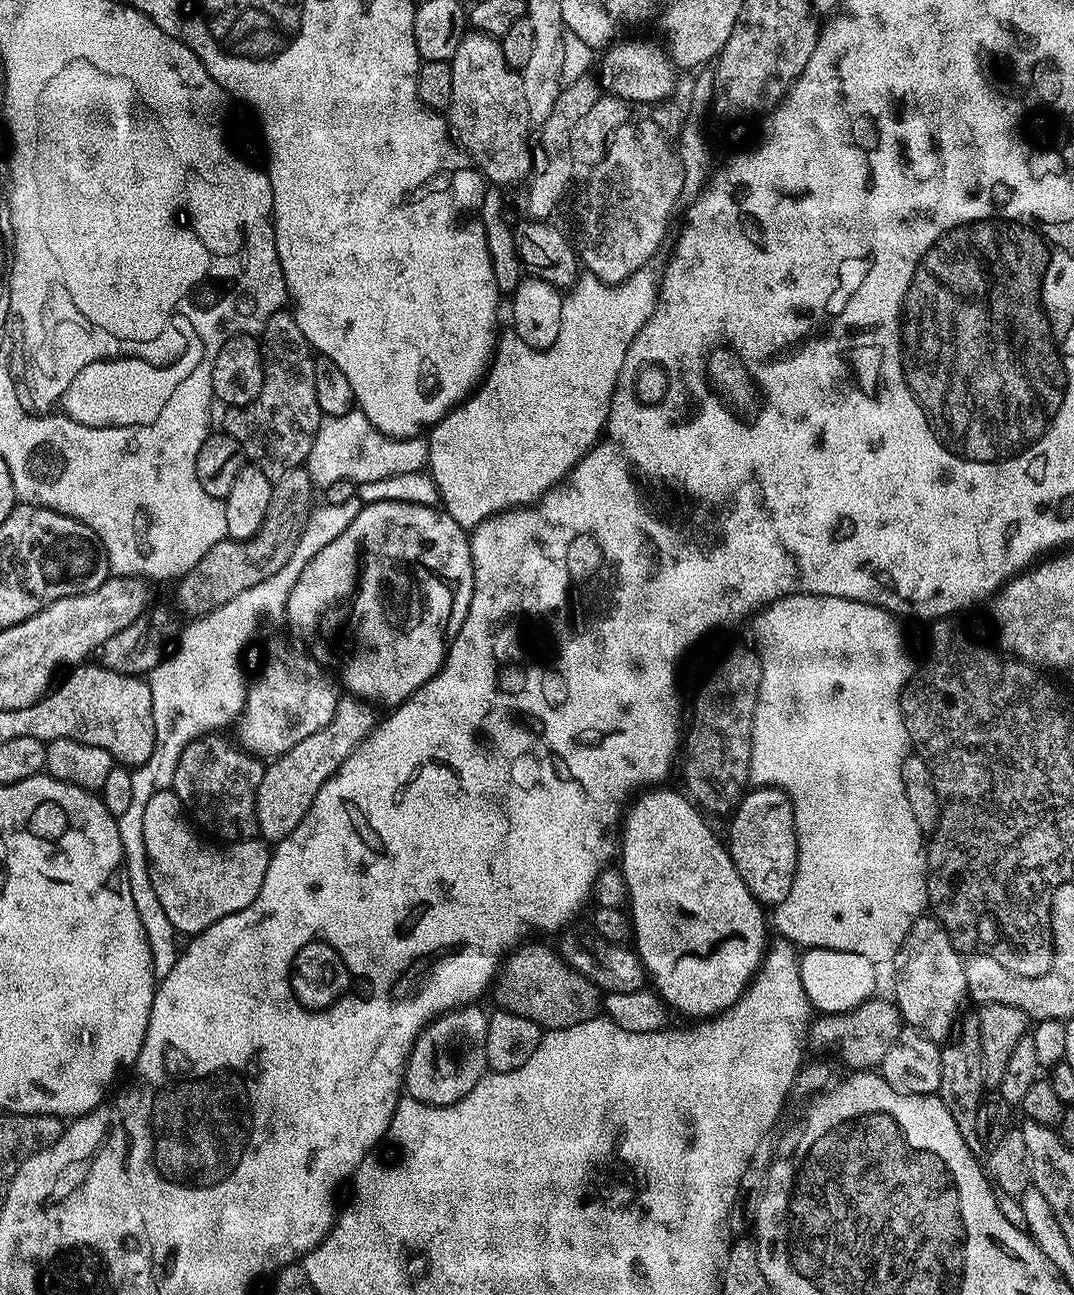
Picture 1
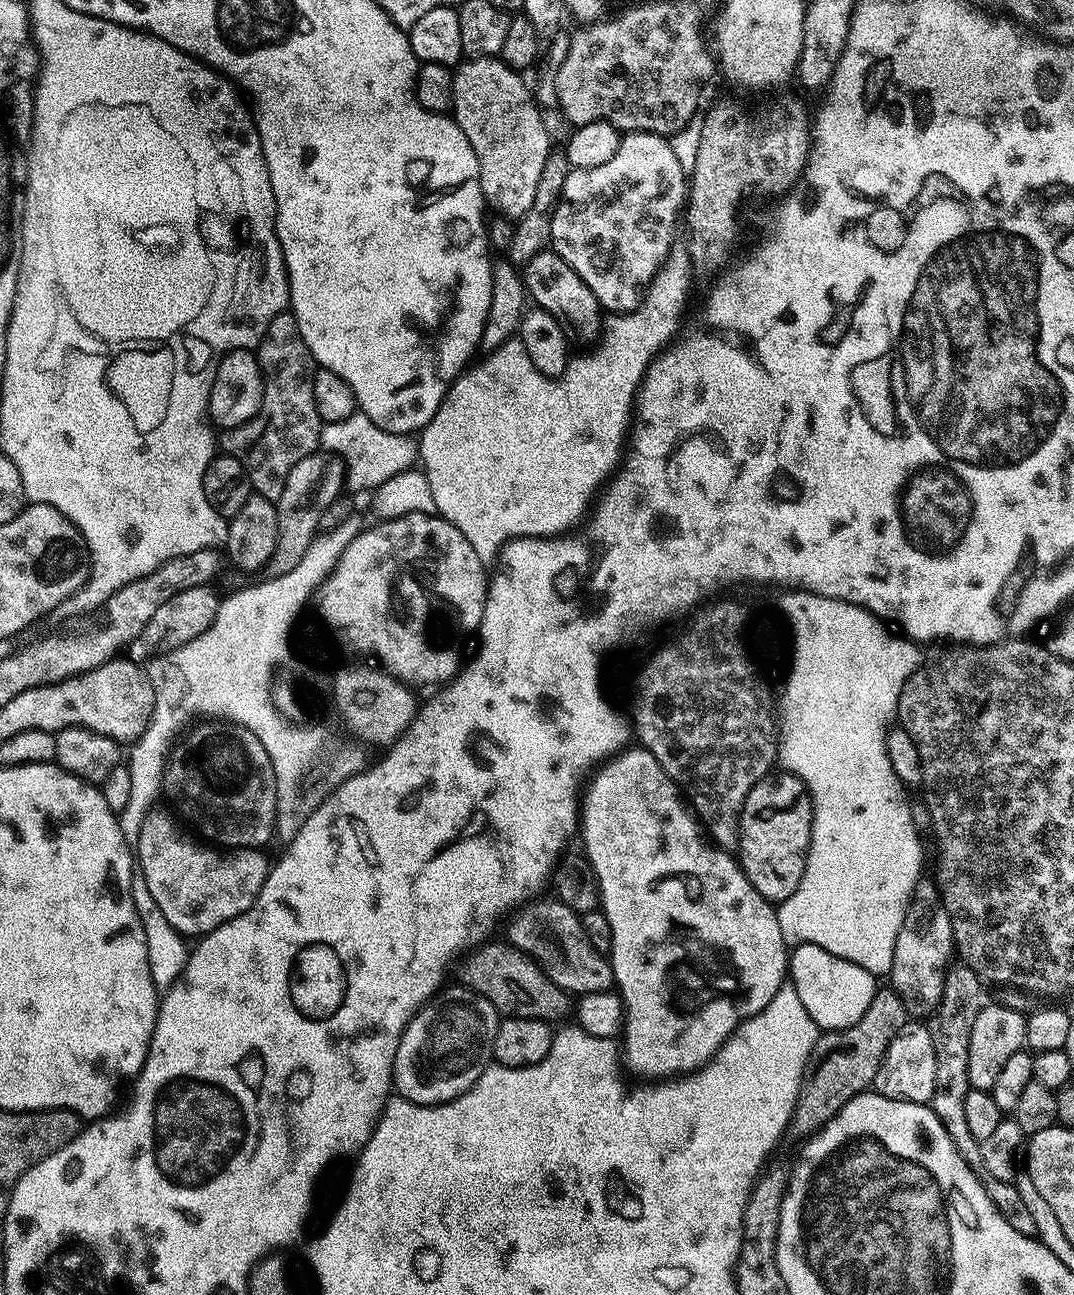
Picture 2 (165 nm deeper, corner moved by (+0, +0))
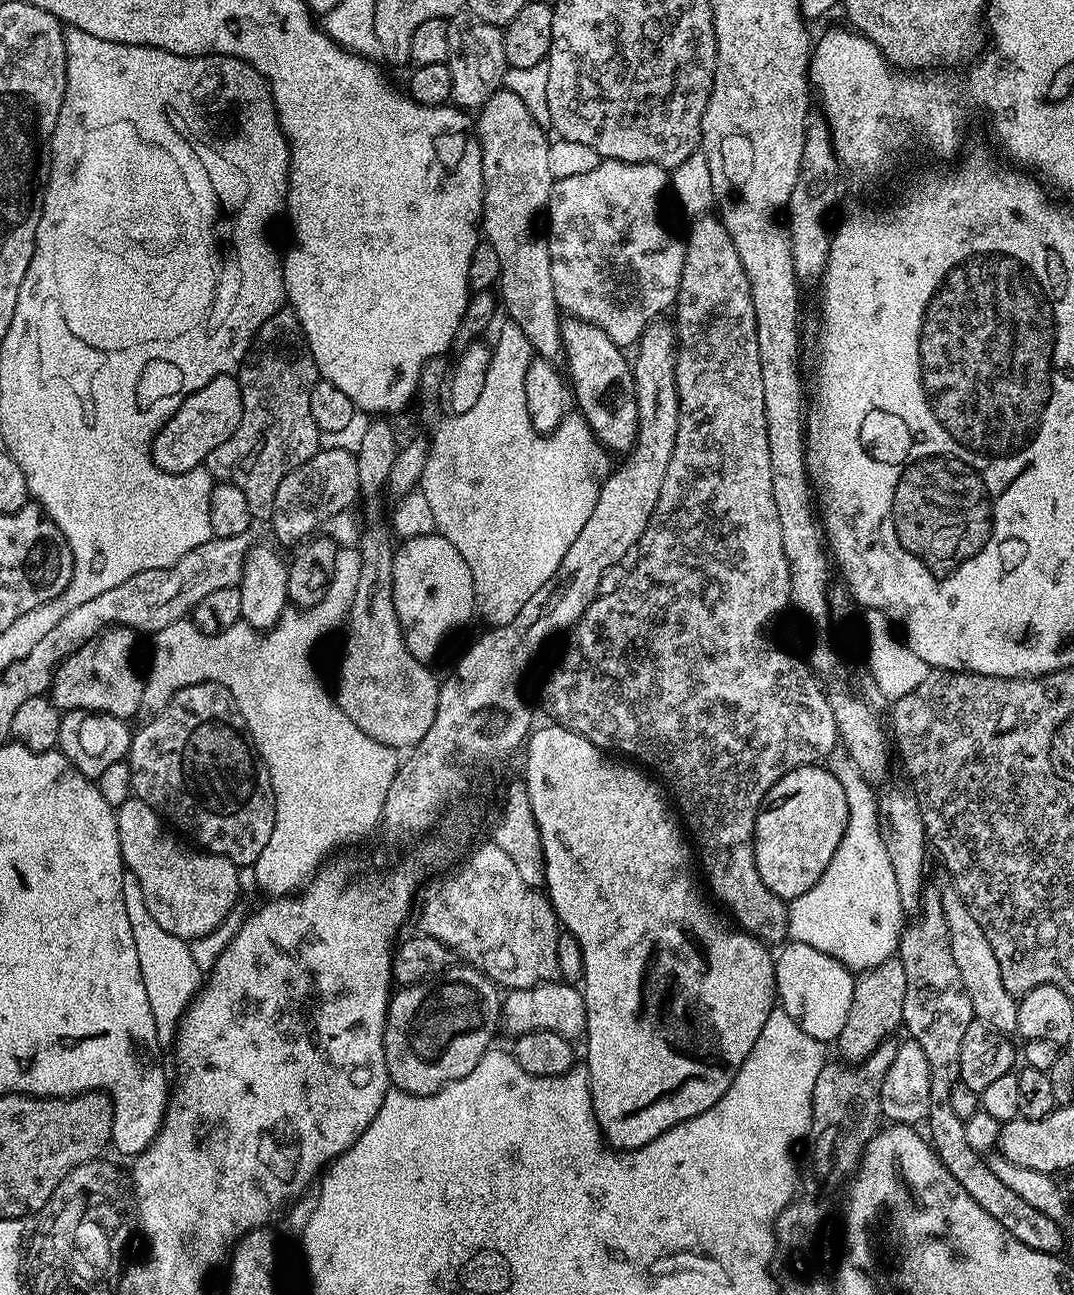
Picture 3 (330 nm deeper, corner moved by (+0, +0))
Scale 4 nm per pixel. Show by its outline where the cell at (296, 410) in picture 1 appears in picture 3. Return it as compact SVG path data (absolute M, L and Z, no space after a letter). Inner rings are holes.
M285 306L275 312L256 331L254 343L239 369L238 379L242 394L242 418L234 434L230 434L230 438L226 438L222 446L210 450L206 472L213 481L238 486L238 490L246 494L246 502L250 502L250 510L257 521L271 521L274 498L278 494L282 478L286 478L286 474L290 474L295 468L314 458L316 452L321 451L321 430L310 414L310 390L314 390L318 379L316 363L304 337L302 326L291 307Z

